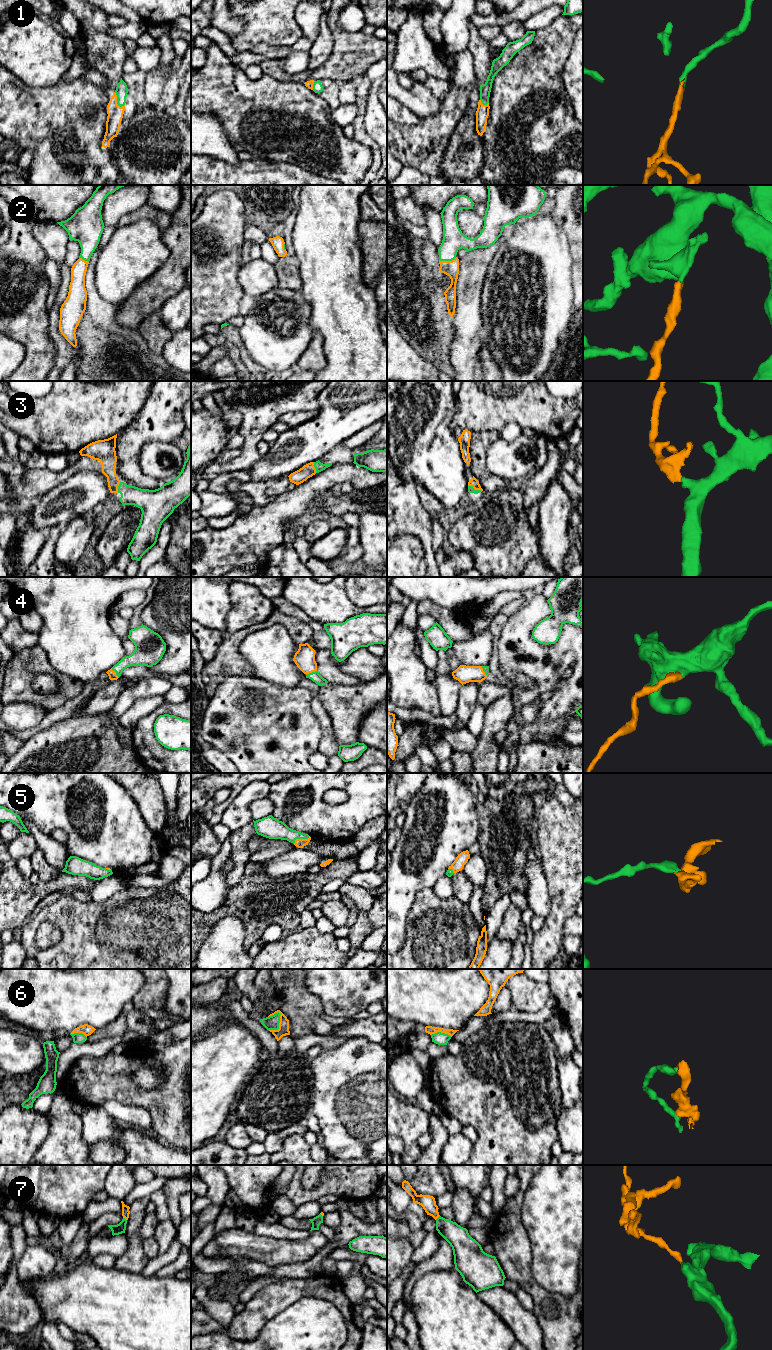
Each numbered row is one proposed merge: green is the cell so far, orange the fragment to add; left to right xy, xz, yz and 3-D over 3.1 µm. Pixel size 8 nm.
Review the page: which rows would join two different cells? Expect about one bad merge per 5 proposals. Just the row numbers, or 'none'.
6

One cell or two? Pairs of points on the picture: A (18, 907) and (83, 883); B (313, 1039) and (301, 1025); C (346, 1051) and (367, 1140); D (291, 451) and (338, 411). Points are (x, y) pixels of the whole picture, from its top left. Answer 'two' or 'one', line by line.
A: one
B: two
C: one
D: one

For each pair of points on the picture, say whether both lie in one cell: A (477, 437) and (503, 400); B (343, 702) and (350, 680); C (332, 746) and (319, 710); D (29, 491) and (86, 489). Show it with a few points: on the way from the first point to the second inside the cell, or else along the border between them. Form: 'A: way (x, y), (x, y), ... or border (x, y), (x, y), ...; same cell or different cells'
A: border (498, 431), (481, 430), (471, 433); different cells
B: border (328, 681), (346, 685), (356, 685), (361, 682); different cells
C: way (327, 737), (324, 719); same cell
D: border (70, 476), (35, 500); different cells

